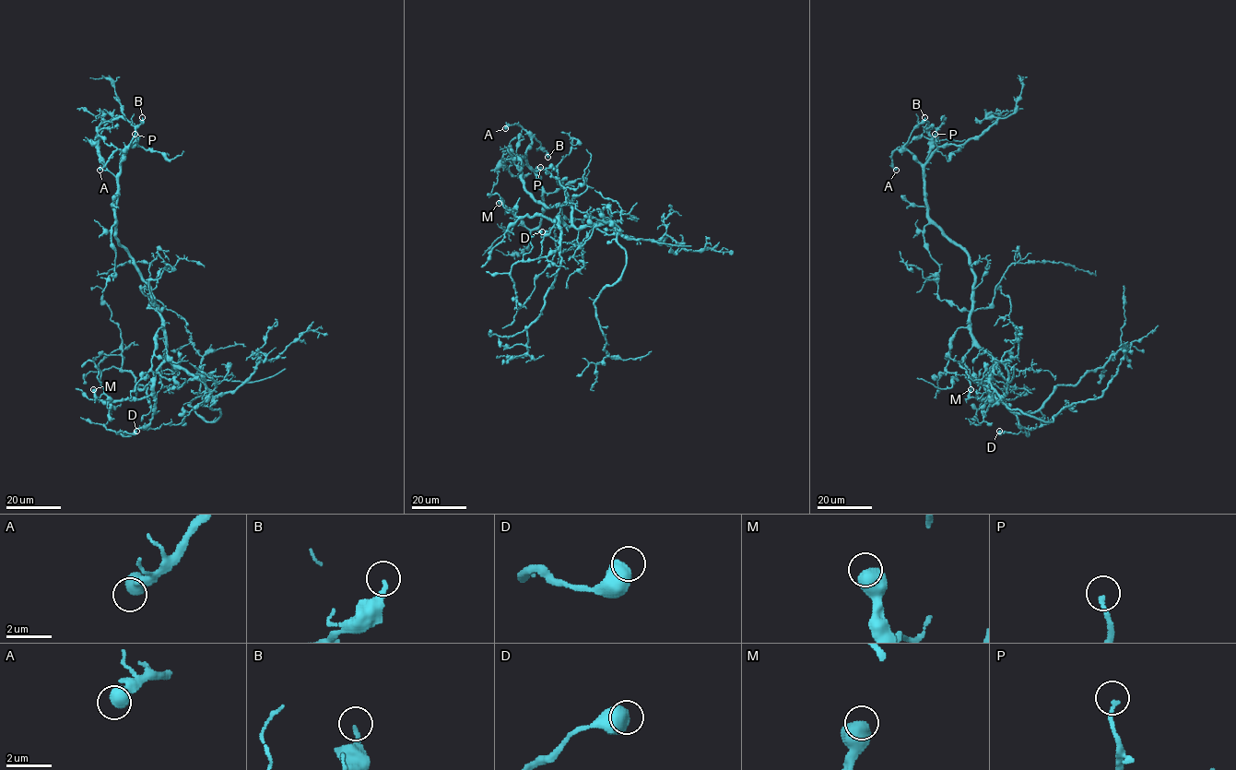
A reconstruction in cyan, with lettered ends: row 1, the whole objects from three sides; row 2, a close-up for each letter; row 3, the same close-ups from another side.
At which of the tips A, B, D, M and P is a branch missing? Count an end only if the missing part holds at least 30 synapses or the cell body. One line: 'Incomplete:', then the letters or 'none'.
Incomplete: A, P

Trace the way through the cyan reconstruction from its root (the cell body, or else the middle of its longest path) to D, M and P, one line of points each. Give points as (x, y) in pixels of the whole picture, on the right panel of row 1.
D: (970, 313), (971, 337), (993, 361), (985, 386), (1029, 434), (999, 431)
M: (970, 313), (971, 337), (993, 361), (985, 382), (989, 395), (984, 400), (977, 394), (971, 397), (971, 389)
P: (970, 313), (973, 283), (970, 258), (945, 234), (928, 213), (924, 164), (936, 148), (935, 134)

